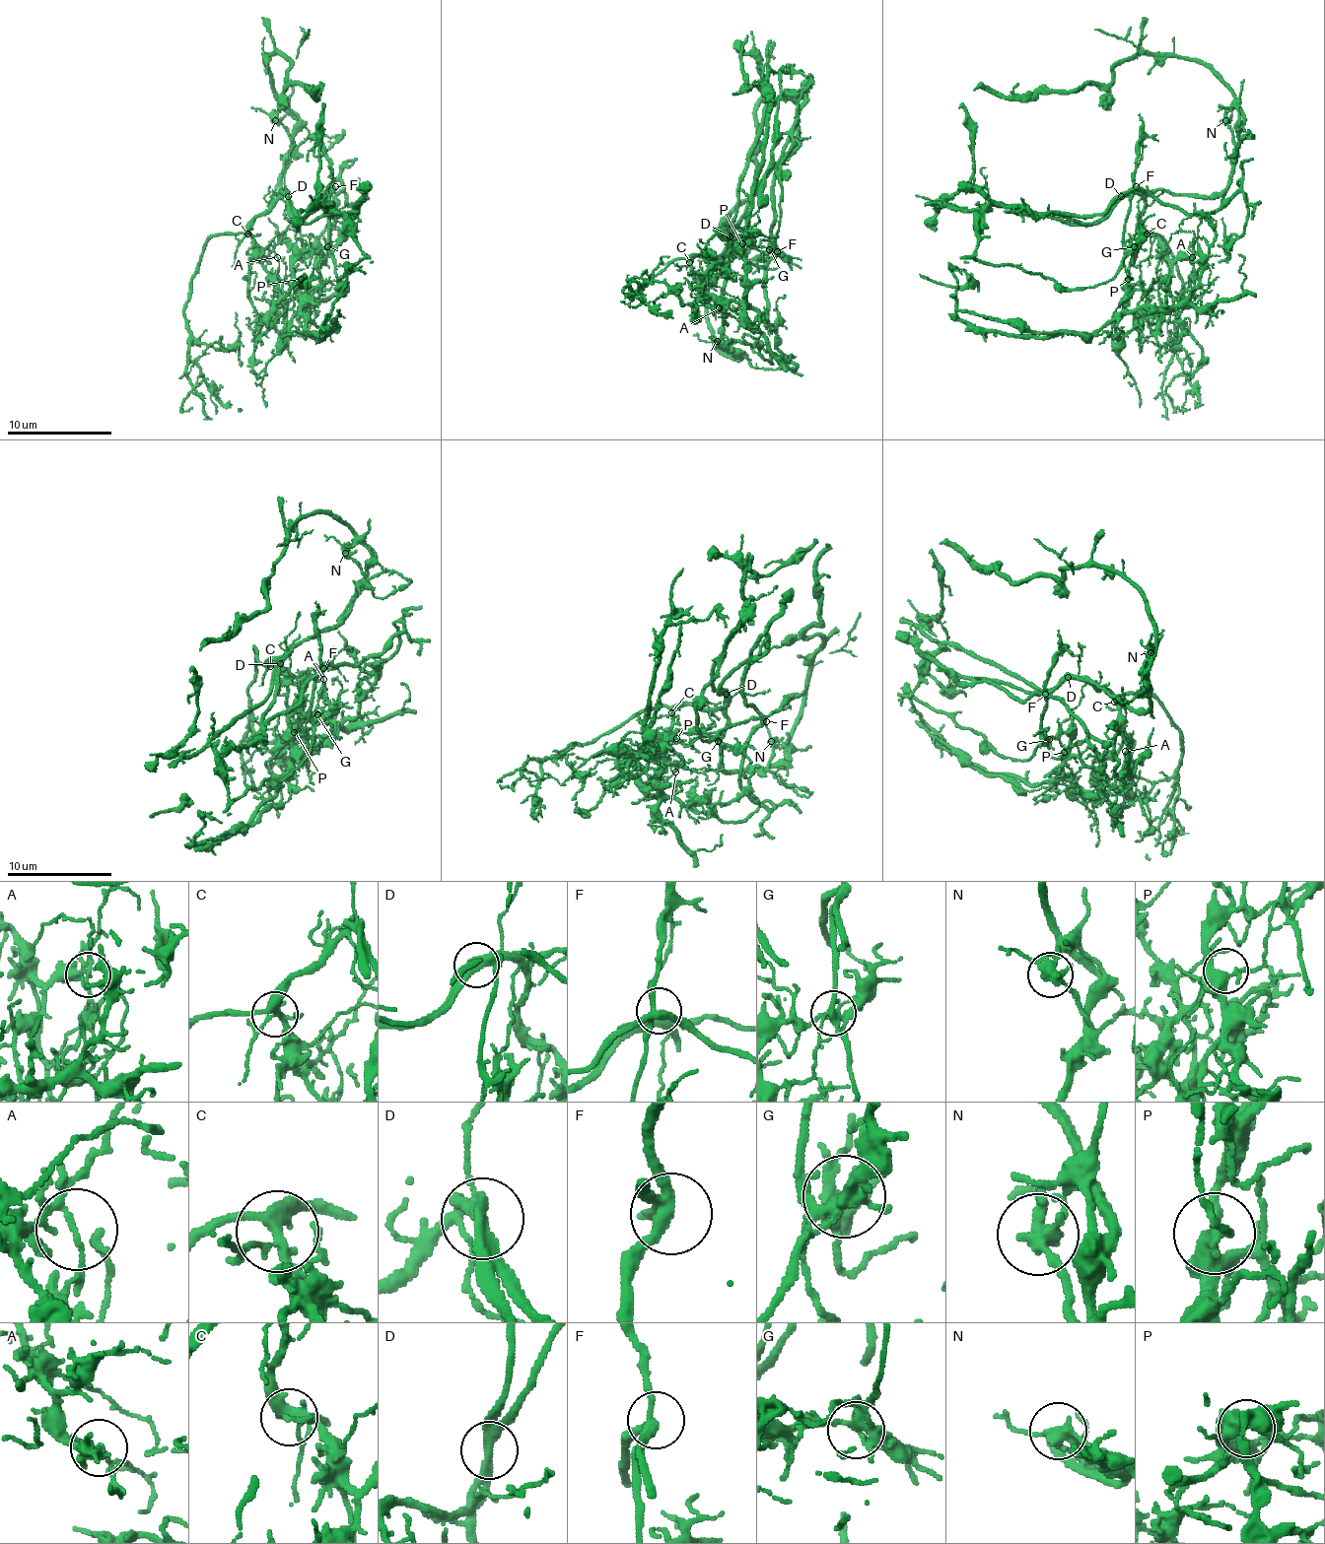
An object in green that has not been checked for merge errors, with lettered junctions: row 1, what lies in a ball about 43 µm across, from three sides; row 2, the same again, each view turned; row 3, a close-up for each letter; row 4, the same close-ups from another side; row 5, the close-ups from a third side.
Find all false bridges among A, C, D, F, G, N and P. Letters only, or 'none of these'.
A, D, G, N

